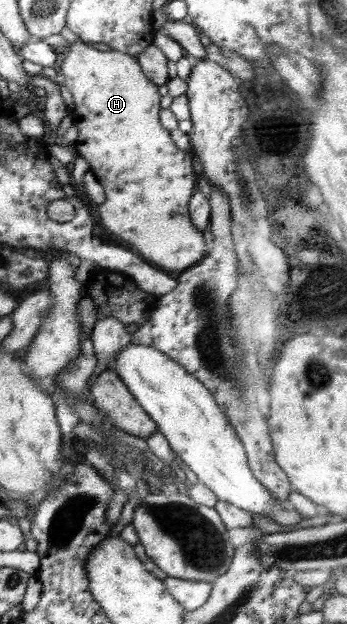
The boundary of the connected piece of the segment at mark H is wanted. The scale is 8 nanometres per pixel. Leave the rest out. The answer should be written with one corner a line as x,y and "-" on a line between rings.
78,39
76,42
69,44
67,49
62,51
61,60
57,65
59,74
65,77
63,85
70,91
73,96
74,104
72,108
72,118
75,125
78,127
79,133
77,141
75,142
75,150
79,156
86,159
89,164
89,170
92,174
98,178
98,182
103,186
105,190
104,202
98,205
98,212
100,214
101,224
104,224
114,236
118,236
120,240
132,244
132,248
138,250
140,256
153,264
156,268
169,272
173,275
179,275
184,270
196,264
199,260
202,260
209,251
210,243
206,242
204,232
200,232
192,224
192,219
189,213
189,200
192,198
194,191
197,188
198,182
198,167
196,166
196,160
192,150
180,150
175,142
172,140
170,131
162,127
160,124
158,114
160,114
160,94
158,93
158,87
150,79
146,78
142,73
138,59
132,55
120,52
120,51
100,51
93,48
87,43

